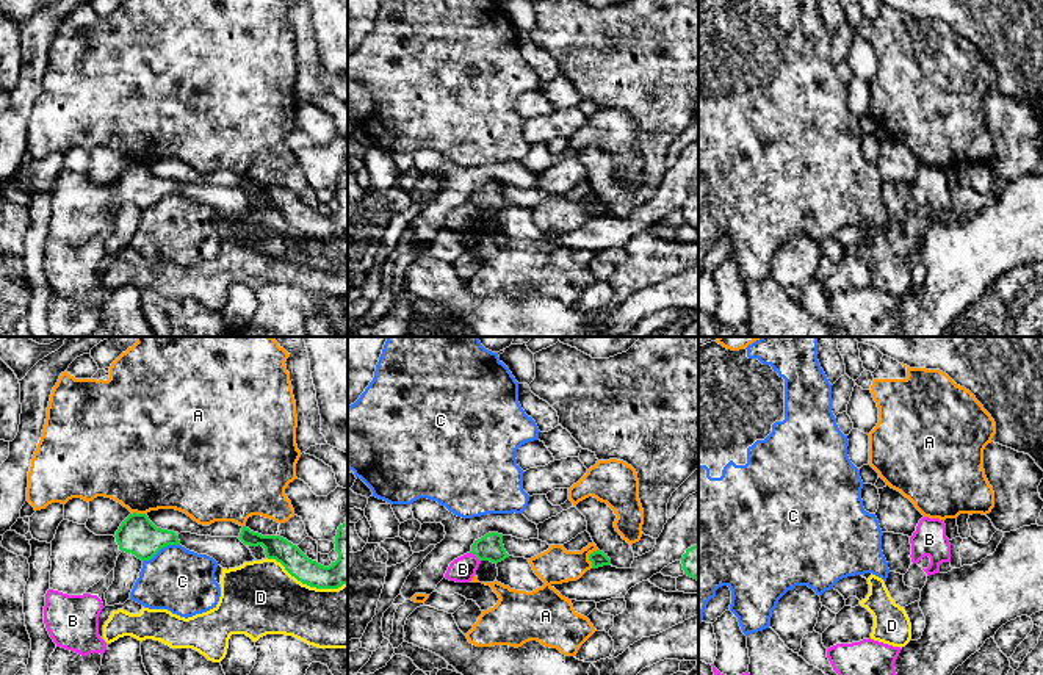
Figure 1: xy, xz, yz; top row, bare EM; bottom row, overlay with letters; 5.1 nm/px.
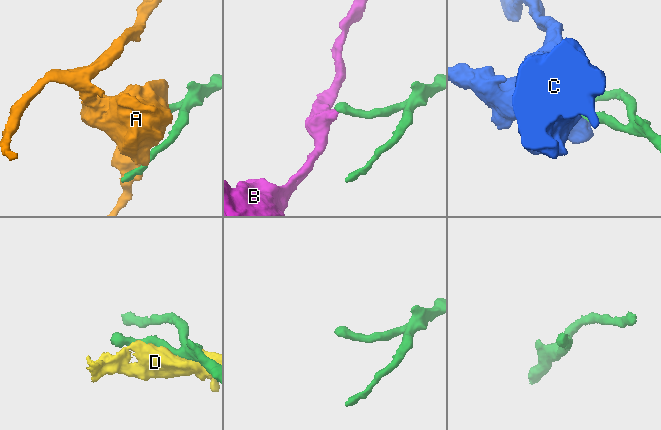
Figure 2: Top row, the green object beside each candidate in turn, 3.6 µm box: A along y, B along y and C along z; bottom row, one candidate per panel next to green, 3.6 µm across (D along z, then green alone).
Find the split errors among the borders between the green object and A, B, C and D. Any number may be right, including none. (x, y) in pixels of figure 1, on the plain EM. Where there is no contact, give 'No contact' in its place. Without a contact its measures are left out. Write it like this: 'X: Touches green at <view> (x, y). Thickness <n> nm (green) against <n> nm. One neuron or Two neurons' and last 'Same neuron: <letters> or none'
A: Touches green at xz (589, 207). Thickness 80 nm (green) against 190 nm. Two neurons
B: Touches green at xz (475, 204). Thickness 130 nm (green) against 130 nm. Two neurons
C: Touches green at xy (160, 198). Thickness 200 nm (green) against 320 nm. Two neurons
D: Touches green at xy (307, 234). Thickness 150 nm (green) against 380 nm. Two neurons
Same neuron: none

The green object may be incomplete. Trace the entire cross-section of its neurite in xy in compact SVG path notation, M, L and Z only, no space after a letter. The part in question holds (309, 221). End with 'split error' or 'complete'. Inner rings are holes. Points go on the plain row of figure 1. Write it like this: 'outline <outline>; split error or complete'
outline M348 172L337 179L335 200L338 207L329 216L309 208L296 194L280 185L262 185L243 175L240 186L244 194L265 197L268 208L276 208L302 233L316 238L338 238L348 233Z; complete

